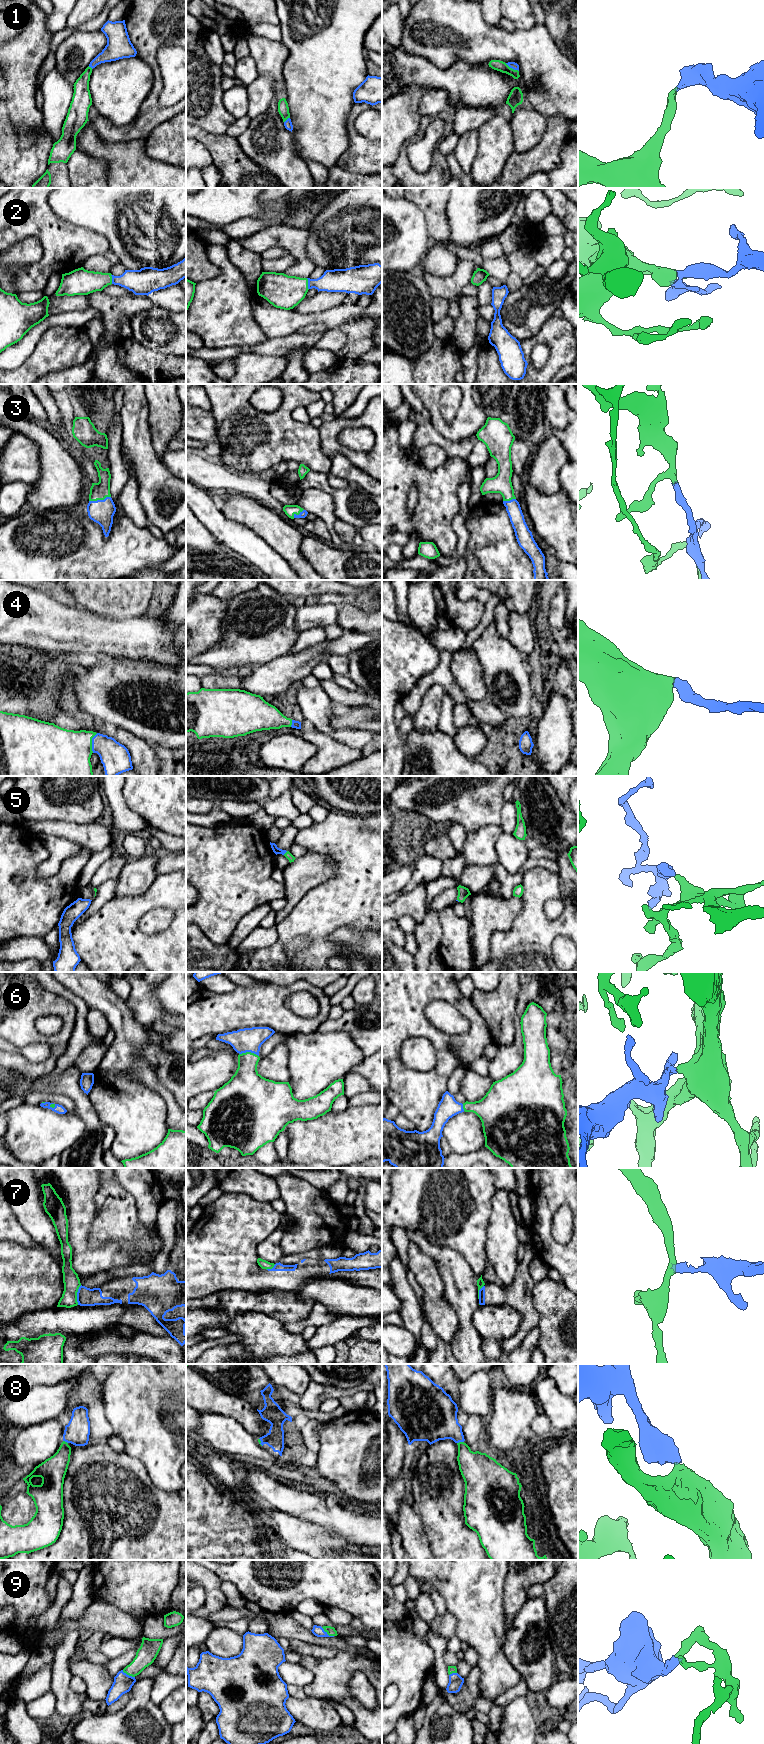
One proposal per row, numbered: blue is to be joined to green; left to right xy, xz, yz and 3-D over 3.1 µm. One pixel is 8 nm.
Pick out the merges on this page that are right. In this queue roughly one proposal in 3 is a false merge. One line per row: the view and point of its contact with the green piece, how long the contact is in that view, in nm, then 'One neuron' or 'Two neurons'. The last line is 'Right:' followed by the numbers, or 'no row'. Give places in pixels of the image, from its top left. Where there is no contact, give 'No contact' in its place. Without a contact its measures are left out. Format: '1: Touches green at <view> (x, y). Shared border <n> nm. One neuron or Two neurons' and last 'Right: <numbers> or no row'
1: Touches green at yz (511, 68). Shared border 130 nm. One neuron
2: Touches green at xz (307, 284). Shared border 100 nm. One neuron
3: Touches green at xy (99, 499). Shared border 180 nm. One neuron
4: Touches green at xy (91, 743). Shared border 170 nm. One neuron
5: Touches green at xz (286, 852). Shared border 50 nm. One neuron
6: Touches green at xz (249, 1052). Shared border 160 nm. One neuron
7: Touches green at xy (76, 1295). Shared border 160 nm. Two neurons
8: Touches green at yz (460, 1442). Shared border 60 nm. One neuron
9: Touches green at xz (327, 1633). Shared border 130 nm. One neuron
Right: 1, 2, 3, 4, 5, 6, 8, 9

